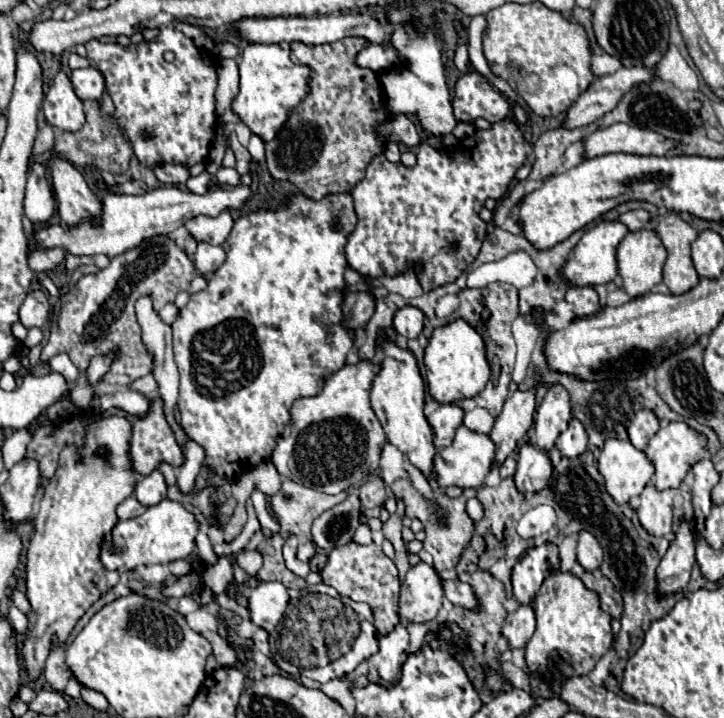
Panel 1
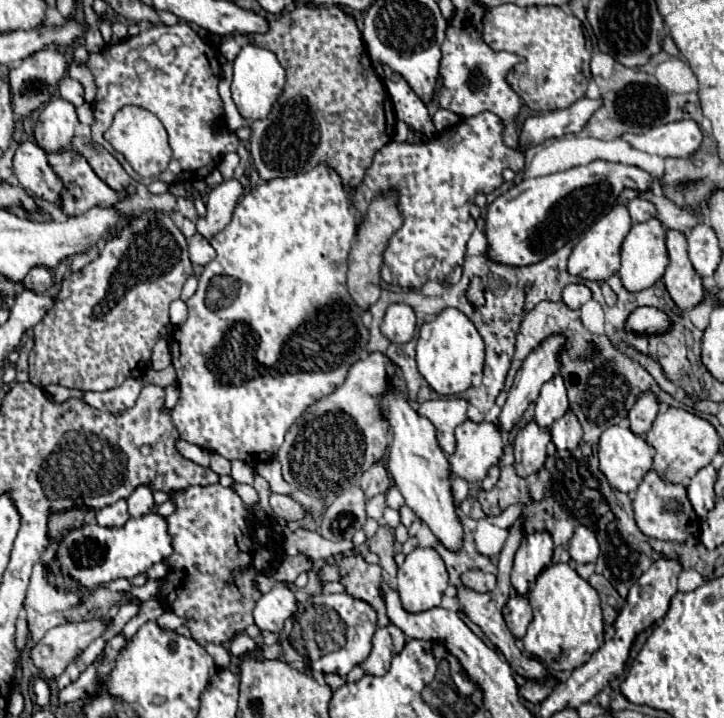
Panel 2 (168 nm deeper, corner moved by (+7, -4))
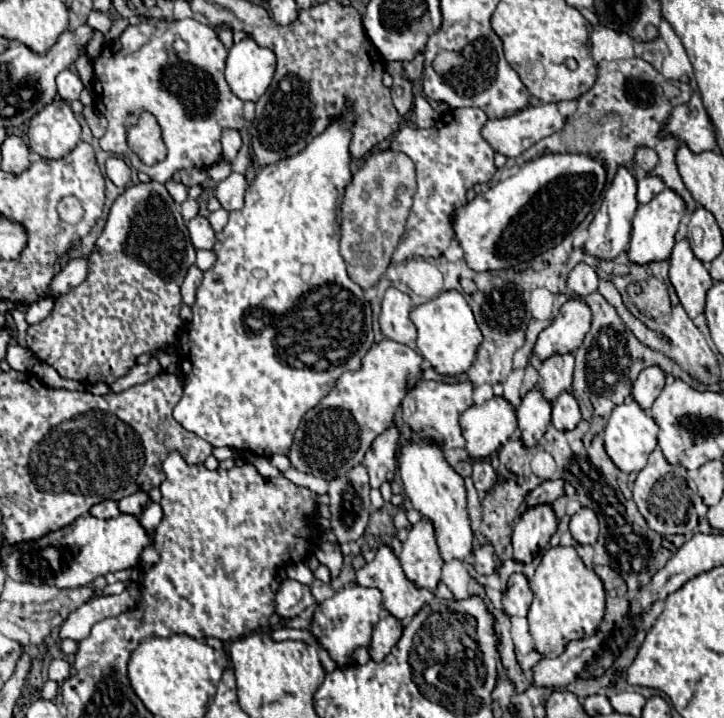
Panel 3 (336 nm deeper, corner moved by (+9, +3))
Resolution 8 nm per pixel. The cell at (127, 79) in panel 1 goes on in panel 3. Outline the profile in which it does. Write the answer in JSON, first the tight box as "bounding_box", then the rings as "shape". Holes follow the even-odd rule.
{"bounding_box":[93,20,243,184],"shape":[[[157,20],[157,22],[139,22],[131,24],[119,40],[107,44],[99,58],[93,60],[95,68],[95,106],[101,110],[101,114],[107,118],[109,126],[105,136],[99,140],[101,148],[115,154],[115,156],[127,156],[131,164],[149,174],[151,180],[165,184],[173,172],[181,168],[203,168],[207,170],[211,164],[219,162],[223,158],[221,154],[221,130],[223,128],[243,128],[243,100],[239,100],[227,80],[225,80],[225,58],[227,48],[219,40],[217,32],[199,22],[199,20]],[[129,112],[139,118],[141,112],[149,112],[157,118],[157,124],[161,128],[161,138],[167,146],[167,156],[163,162],[157,162],[155,166],[145,166],[137,154],[127,146],[127,130],[129,130]]]}

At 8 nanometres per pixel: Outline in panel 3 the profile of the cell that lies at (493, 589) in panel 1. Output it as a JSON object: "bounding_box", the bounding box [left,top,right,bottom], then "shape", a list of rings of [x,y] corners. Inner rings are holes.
{"bounding_box":[473,544,497,574],"shape":[[[483,544],[483,546],[477,546],[475,552],[473,552],[475,560],[473,560],[473,566],[479,574],[491,574],[497,566],[497,556],[495,556],[495,550],[491,544]]]}

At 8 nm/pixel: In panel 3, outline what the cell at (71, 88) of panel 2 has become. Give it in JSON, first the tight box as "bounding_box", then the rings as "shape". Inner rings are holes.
{"bounding_box":[57,70,83,102],"shape":[[[63,70],[57,76],[57,94],[65,100],[65,102],[73,102],[79,100],[79,94],[83,90],[83,84],[79,80],[79,76],[71,70]]]}

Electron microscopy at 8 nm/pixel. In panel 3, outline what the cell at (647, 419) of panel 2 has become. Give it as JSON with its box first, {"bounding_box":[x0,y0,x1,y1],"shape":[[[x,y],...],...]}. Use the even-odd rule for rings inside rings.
{"bounding_box":[633,366,665,410],"shape":[[[647,366],[633,382],[633,398],[643,410],[649,410],[665,386],[665,372],[659,366]]]}

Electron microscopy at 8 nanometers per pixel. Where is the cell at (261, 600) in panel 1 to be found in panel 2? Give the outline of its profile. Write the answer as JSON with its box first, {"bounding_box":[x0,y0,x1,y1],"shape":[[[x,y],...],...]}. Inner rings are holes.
{"bounding_box":[253,585,297,633],"shape":[[[275,585],[269,593],[261,595],[253,609],[255,625],[261,631],[279,633],[283,629],[283,623],[289,615],[293,615],[297,609],[295,595],[285,585]]]}

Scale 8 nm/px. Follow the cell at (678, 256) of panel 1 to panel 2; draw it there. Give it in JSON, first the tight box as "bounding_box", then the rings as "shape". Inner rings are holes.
{"bounding_box":[663,229,705,309],"shape":[[[667,229],[665,233],[669,265],[663,275],[663,283],[679,309],[691,309],[705,297],[701,277],[695,273],[687,257],[687,241],[681,231]]]}

